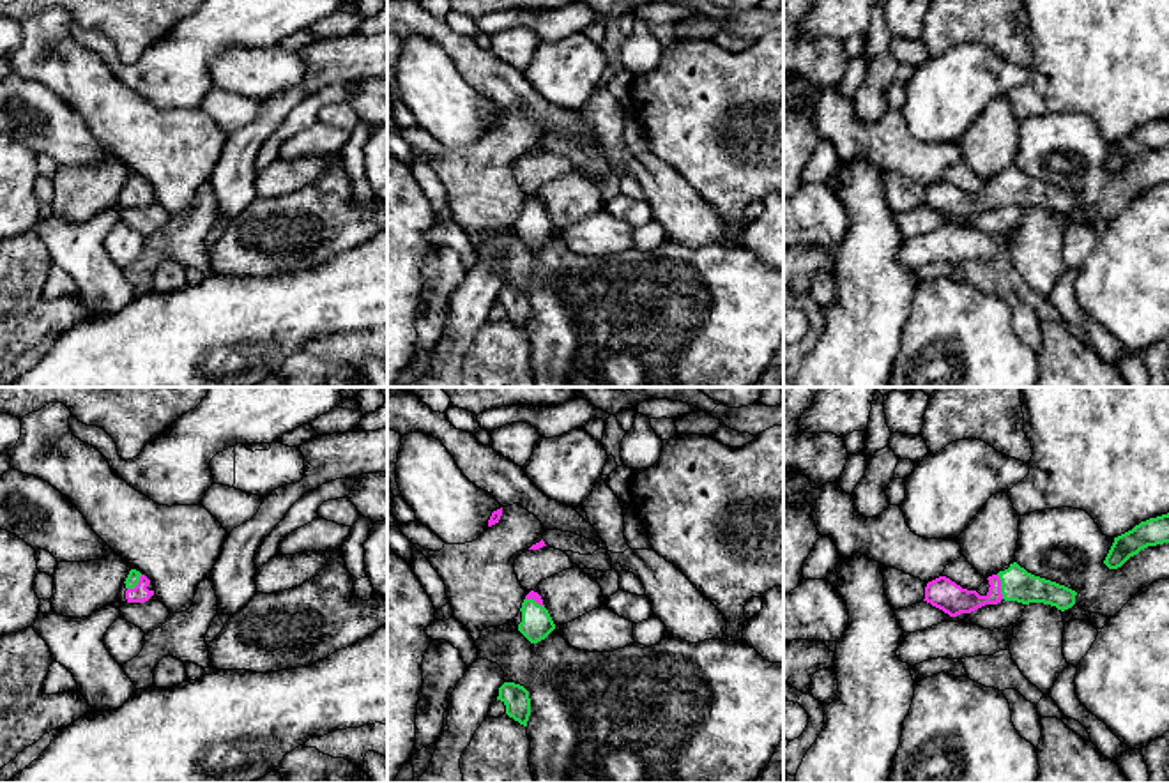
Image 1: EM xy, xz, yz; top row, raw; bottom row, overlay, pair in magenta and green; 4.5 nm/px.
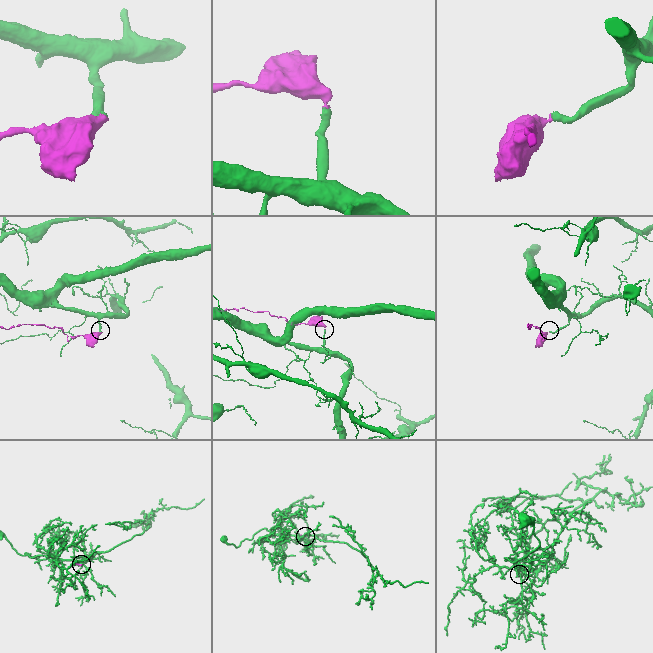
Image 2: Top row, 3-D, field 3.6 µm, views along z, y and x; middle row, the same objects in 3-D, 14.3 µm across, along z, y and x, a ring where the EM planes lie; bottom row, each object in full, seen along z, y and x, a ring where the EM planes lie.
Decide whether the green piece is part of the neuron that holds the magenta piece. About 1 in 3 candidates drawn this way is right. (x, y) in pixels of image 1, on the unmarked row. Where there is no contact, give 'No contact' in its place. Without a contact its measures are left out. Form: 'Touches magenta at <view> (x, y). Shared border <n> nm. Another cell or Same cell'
Touches magenta at yz (1000, 191). Shared border 120 nm. Same cell

